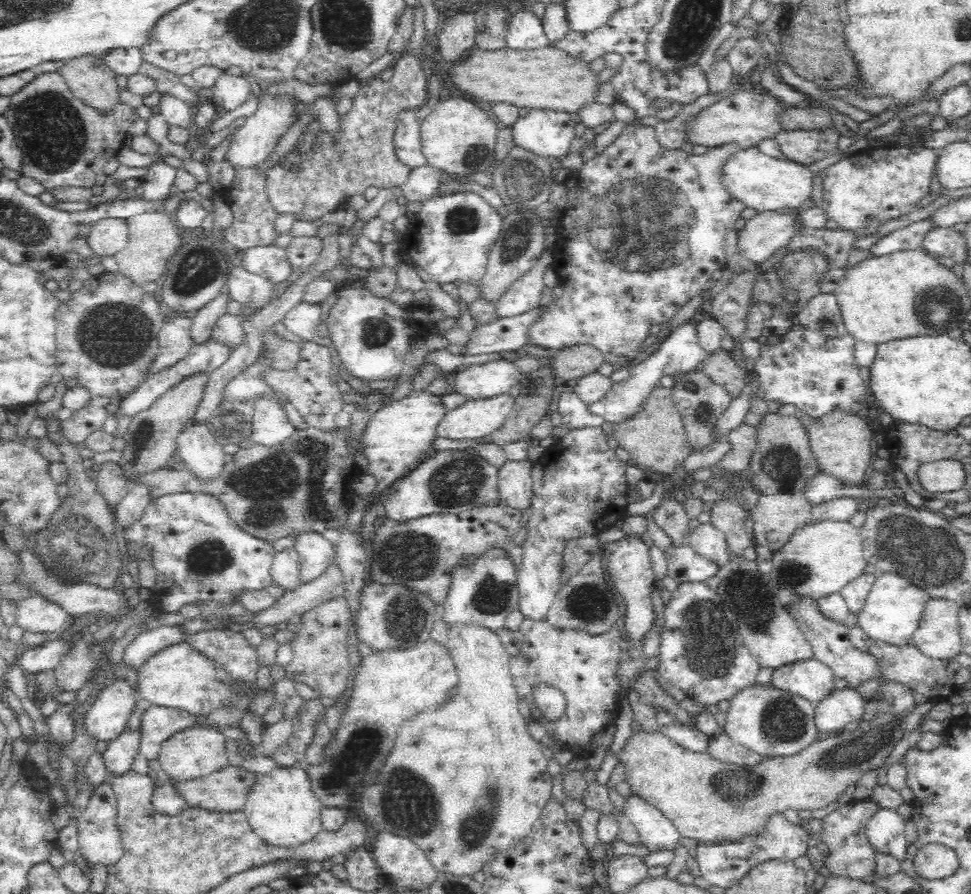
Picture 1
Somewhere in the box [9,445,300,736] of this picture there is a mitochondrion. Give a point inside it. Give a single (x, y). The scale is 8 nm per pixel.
(79, 547)

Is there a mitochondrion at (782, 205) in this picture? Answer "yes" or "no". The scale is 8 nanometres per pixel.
no

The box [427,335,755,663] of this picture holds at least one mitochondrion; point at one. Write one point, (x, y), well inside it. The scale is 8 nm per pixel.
(493, 596)

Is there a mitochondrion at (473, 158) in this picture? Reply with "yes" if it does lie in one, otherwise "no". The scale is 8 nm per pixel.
yes

